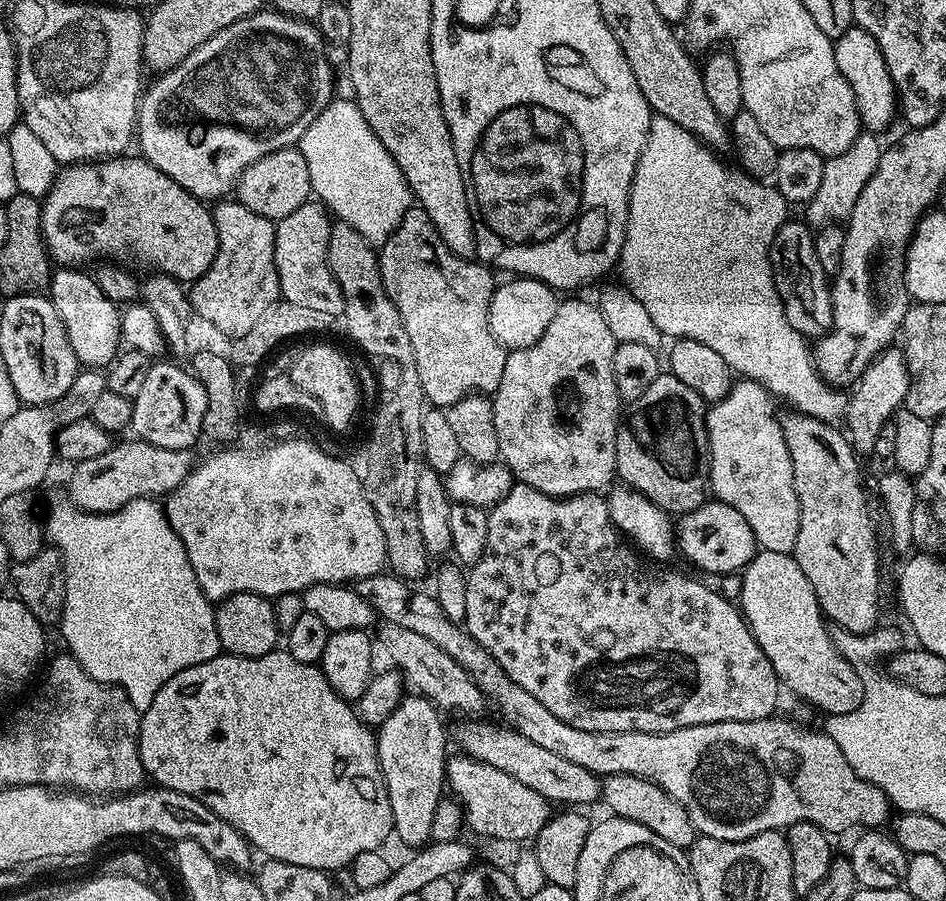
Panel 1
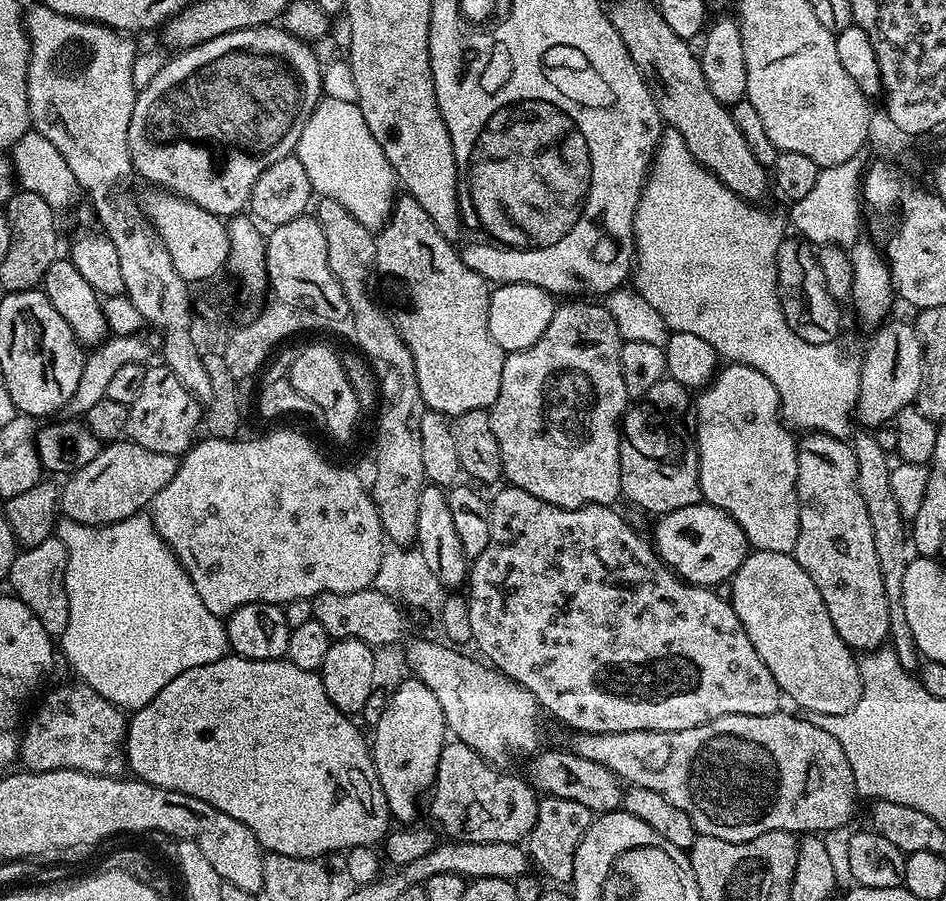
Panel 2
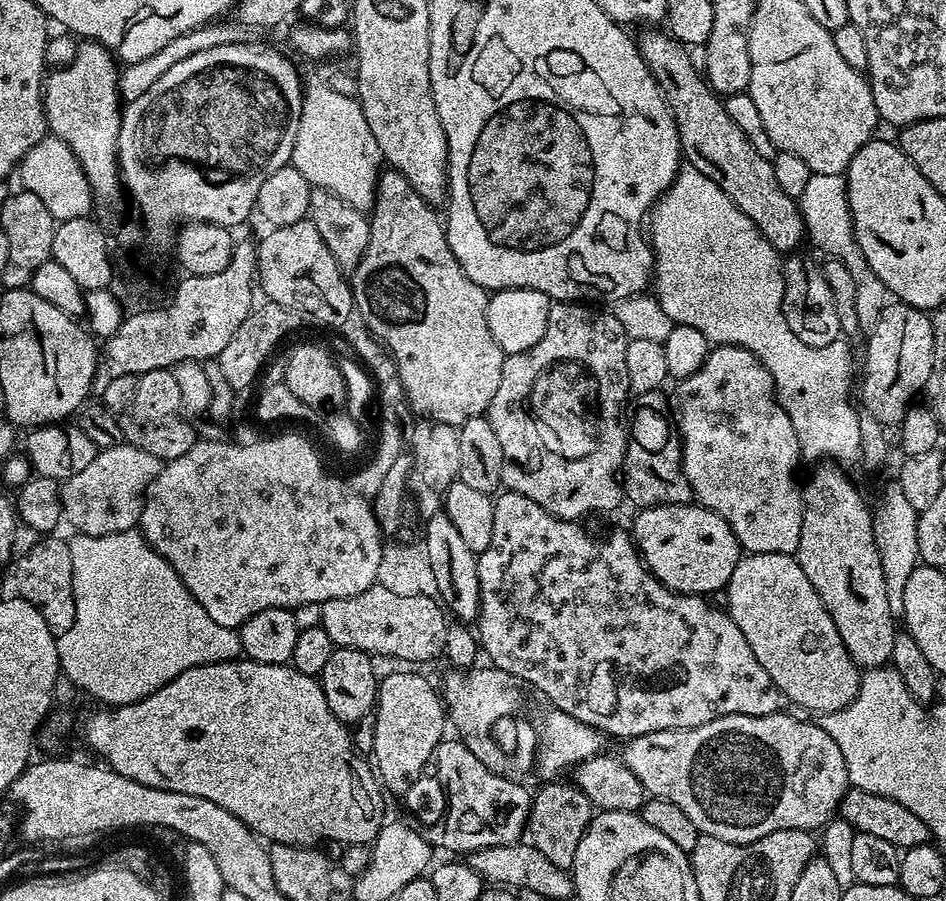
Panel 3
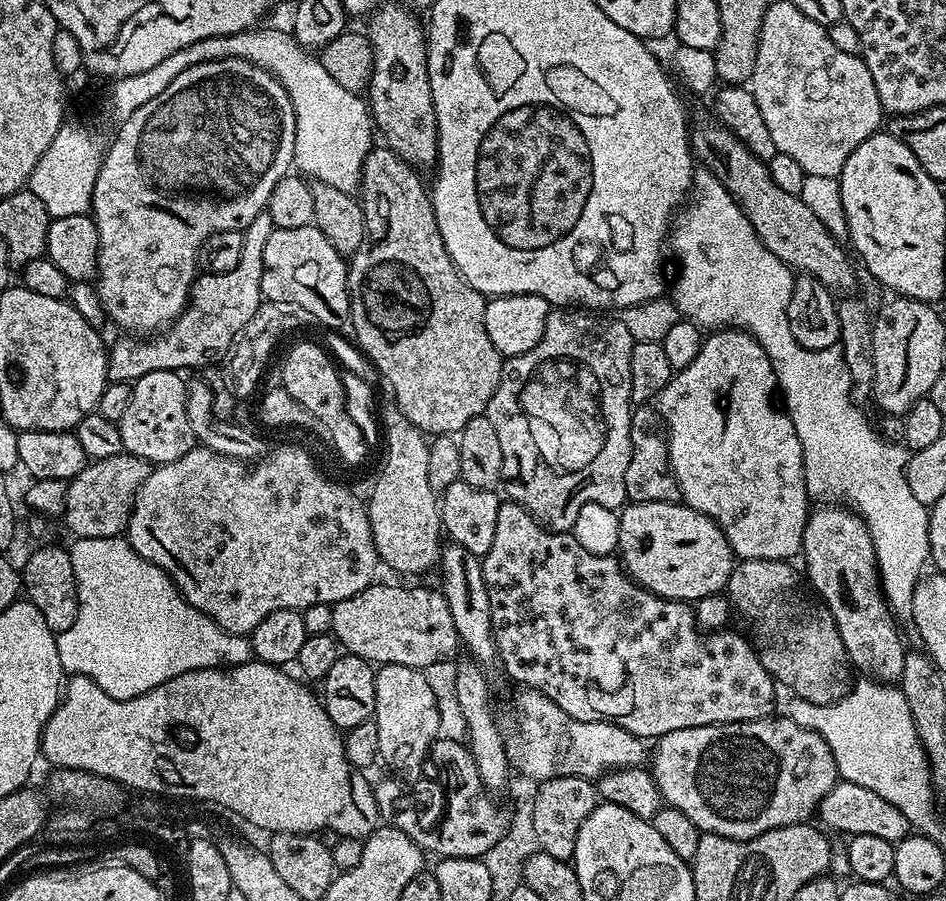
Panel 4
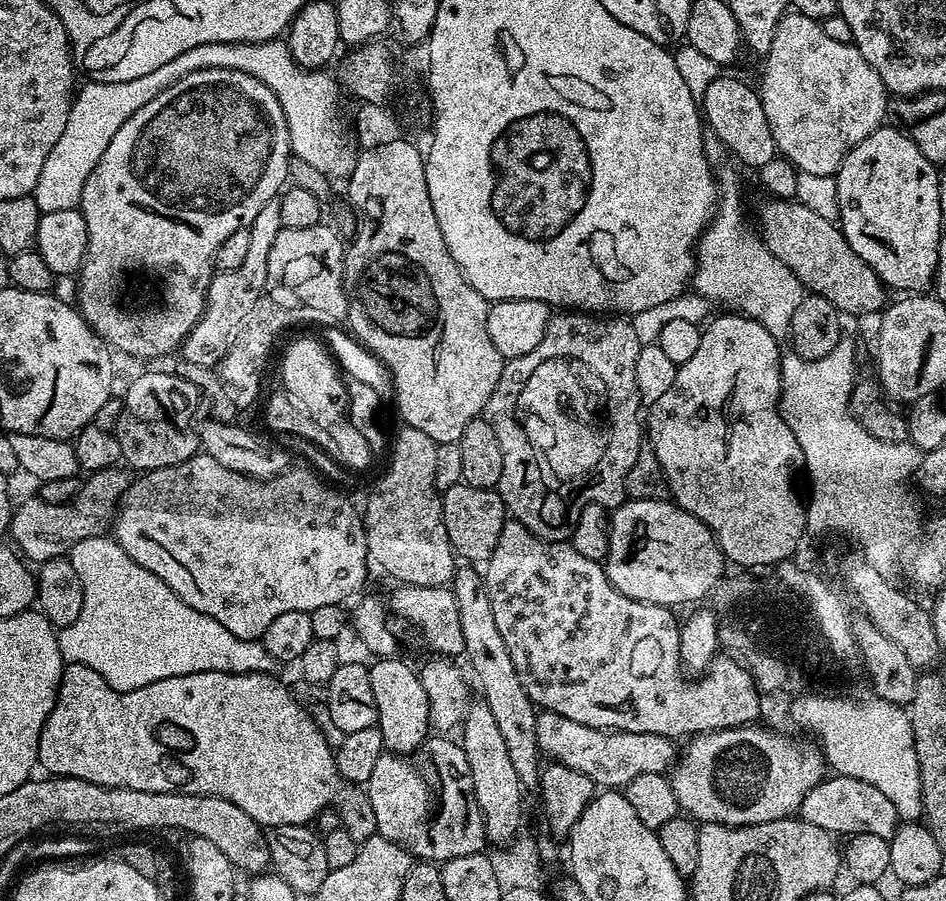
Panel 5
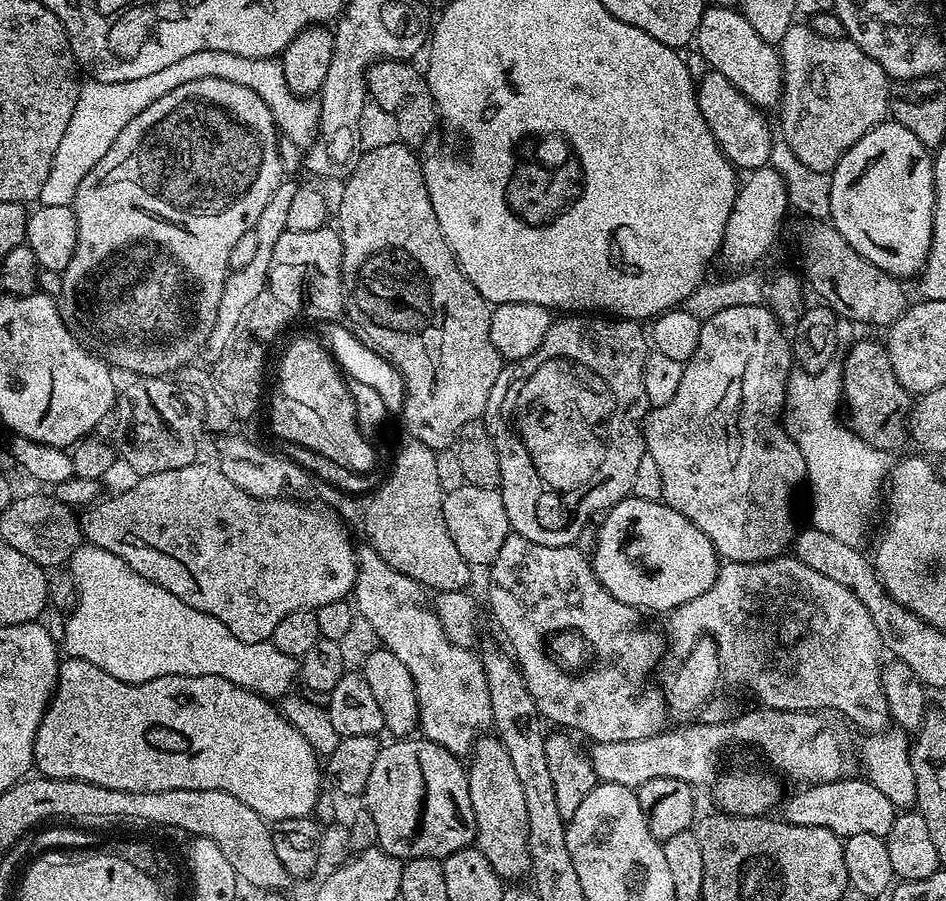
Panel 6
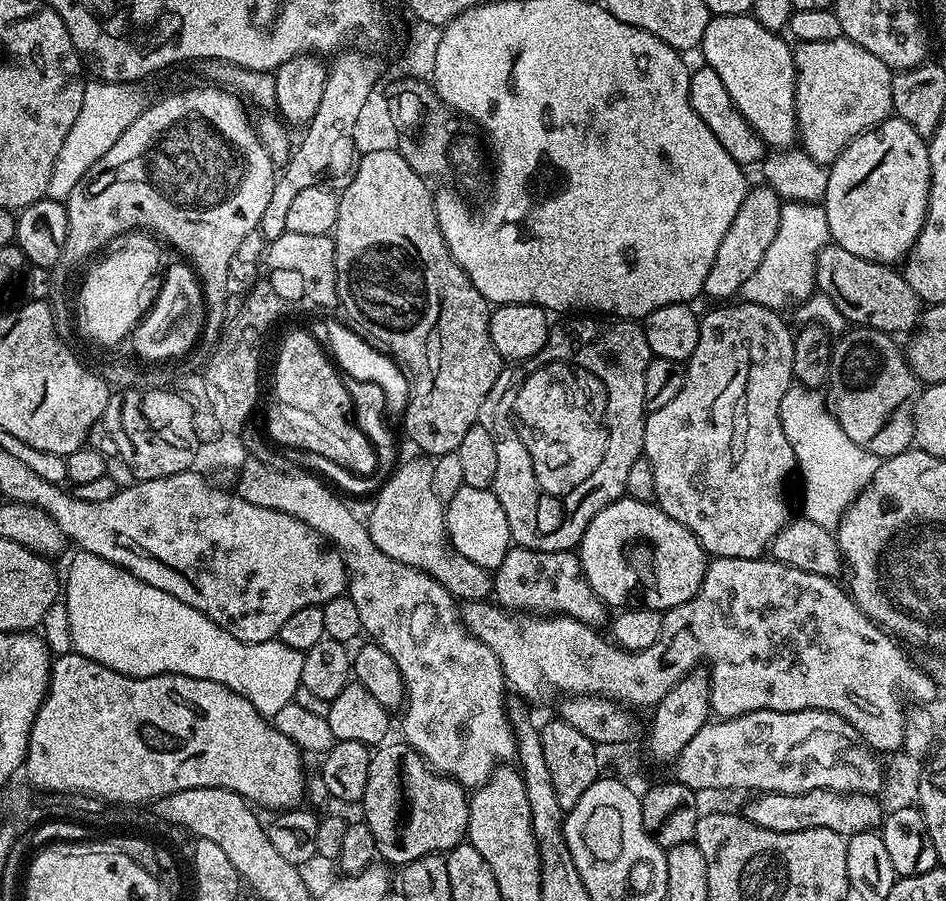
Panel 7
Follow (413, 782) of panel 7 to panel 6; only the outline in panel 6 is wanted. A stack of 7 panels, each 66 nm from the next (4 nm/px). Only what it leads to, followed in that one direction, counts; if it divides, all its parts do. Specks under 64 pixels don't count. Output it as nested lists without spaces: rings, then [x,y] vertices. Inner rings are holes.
[[[420,738],[415,741],[419,769],[424,783],[424,805],[420,825],[412,839],[415,851],[412,856],[443,858],[463,848],[473,847],[476,839],[474,810],[470,806],[468,773],[461,759],[450,750]]]

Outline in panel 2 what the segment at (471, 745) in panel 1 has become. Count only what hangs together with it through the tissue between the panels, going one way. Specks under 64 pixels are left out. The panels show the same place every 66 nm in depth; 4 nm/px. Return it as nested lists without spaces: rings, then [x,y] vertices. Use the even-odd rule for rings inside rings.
[[[541,751],[531,757],[532,765],[526,773],[537,793],[544,796],[557,796],[558,798],[570,798],[570,802],[578,802],[586,806],[593,814],[615,812],[624,803],[625,785],[619,776],[616,776],[606,766],[598,766],[598,762],[590,762],[590,758],[582,758],[576,752]]]

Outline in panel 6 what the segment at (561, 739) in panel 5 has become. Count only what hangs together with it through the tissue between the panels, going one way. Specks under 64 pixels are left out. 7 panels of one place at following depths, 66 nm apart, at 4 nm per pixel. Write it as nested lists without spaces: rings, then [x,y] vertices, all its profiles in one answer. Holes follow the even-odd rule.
[[[752,706],[749,712],[733,715],[721,724],[697,722],[681,732],[665,730],[650,738],[593,743],[590,755],[597,781],[633,790],[642,782],[650,782],[650,778],[678,778],[693,786],[704,784],[712,775],[717,775],[716,759],[720,751],[731,744],[749,744],[757,748],[781,777],[789,776],[808,784],[851,777],[855,773],[852,771],[858,768],[857,757],[853,749],[852,752],[848,749],[843,730],[823,718],[828,719],[816,712],[783,712],[777,708]]]

